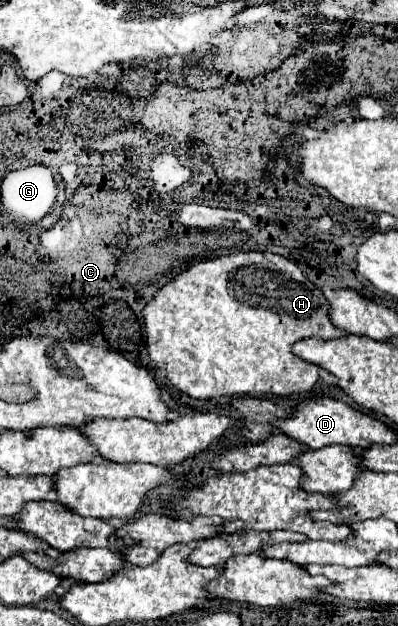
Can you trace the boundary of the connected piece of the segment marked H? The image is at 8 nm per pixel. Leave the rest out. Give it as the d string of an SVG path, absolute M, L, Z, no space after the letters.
M250 251L212 257L178 273L142 309L146 351L178 391L196 399L248 393L302 393L314 387L320 369L292 355L292 345L306 337L334 339L348 335L330 323L326 307L322 291L306 279L294 261L282 255Z

